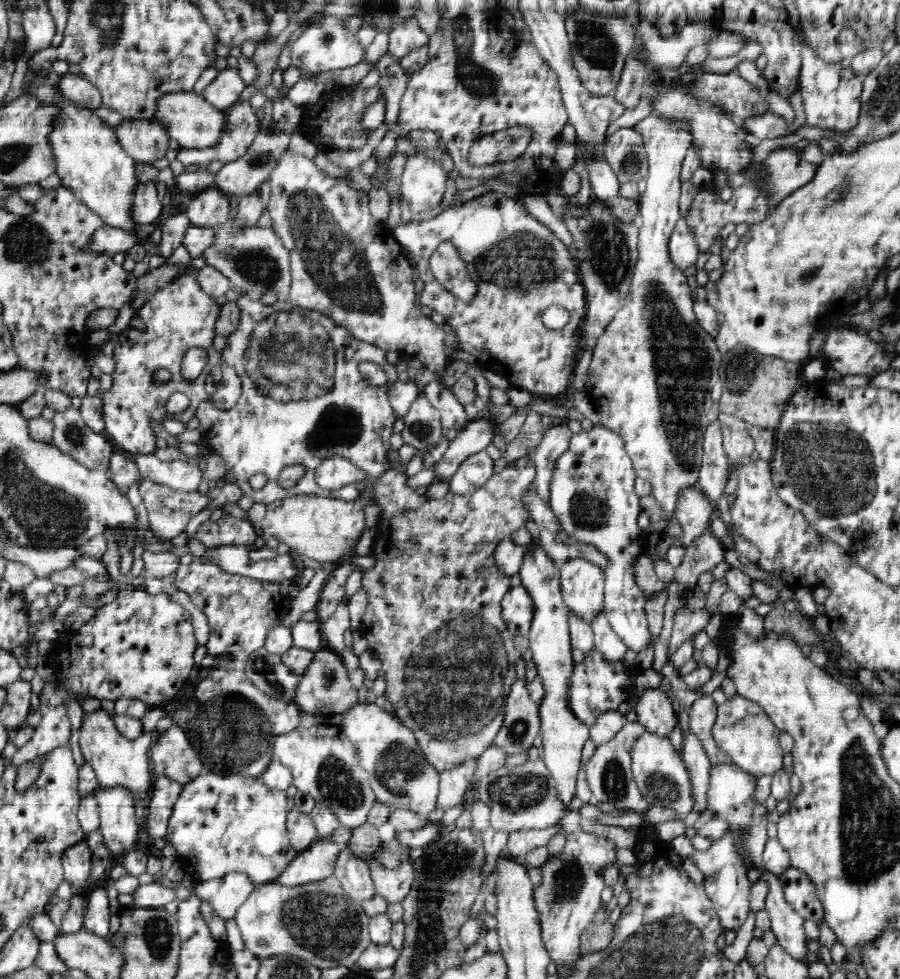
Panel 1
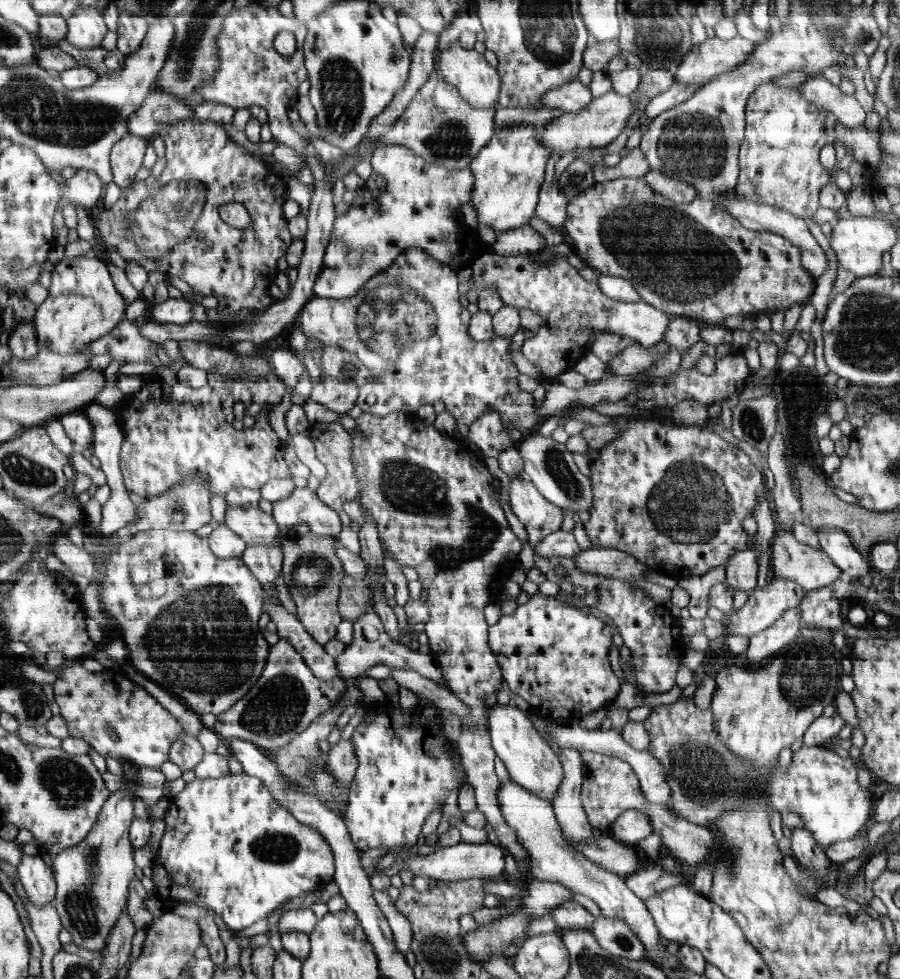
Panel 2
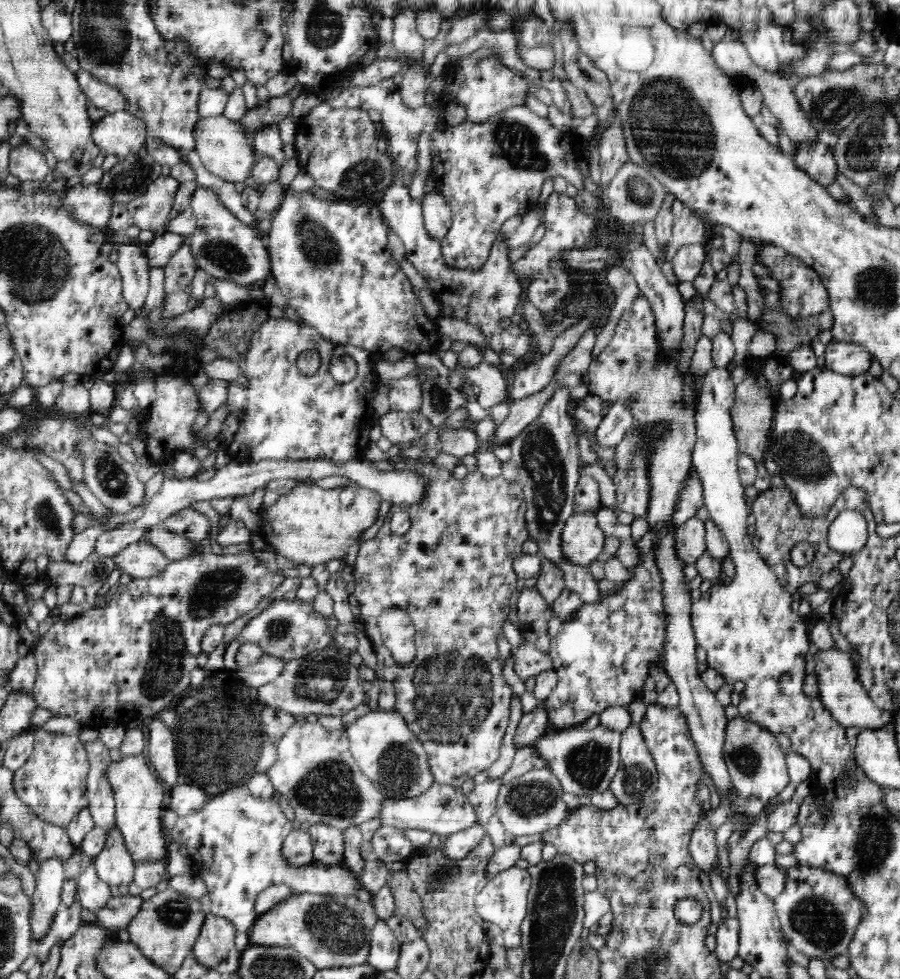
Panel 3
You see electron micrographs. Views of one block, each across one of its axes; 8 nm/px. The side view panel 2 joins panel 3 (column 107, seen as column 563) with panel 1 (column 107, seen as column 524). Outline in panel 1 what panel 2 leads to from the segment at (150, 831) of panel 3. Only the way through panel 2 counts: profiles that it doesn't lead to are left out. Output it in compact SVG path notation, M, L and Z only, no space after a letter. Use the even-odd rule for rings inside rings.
M100 709L94 714L84 716L84 724L80 730L80 748L84 755L85 763L94 769L94 775L97 778L99 786L102 789L116 788L121 786L127 788L130 794L133 794L135 802L146 800L151 792L154 772L149 757L149 750L152 744L152 736L158 735L172 727L172 718L166 716L160 718L156 723L154 732L144 732L142 736L130 740L118 732L112 716L108 711Z

